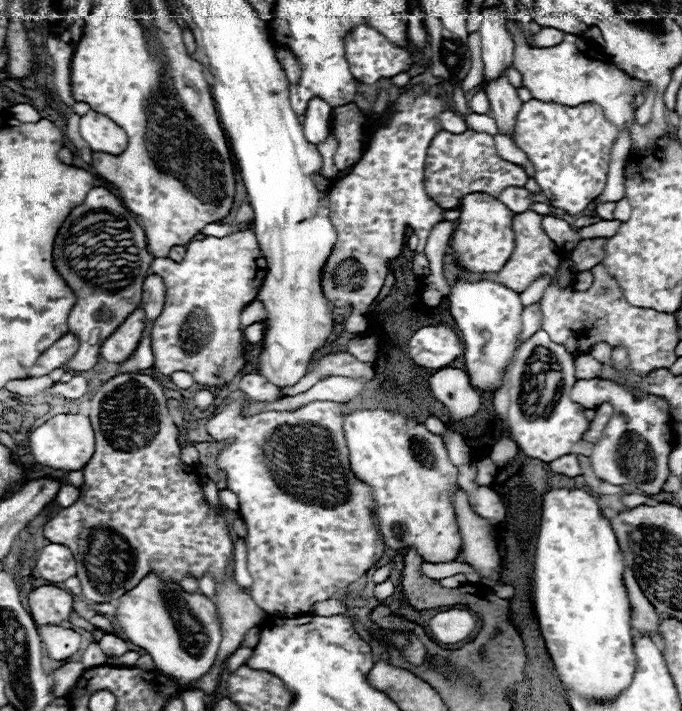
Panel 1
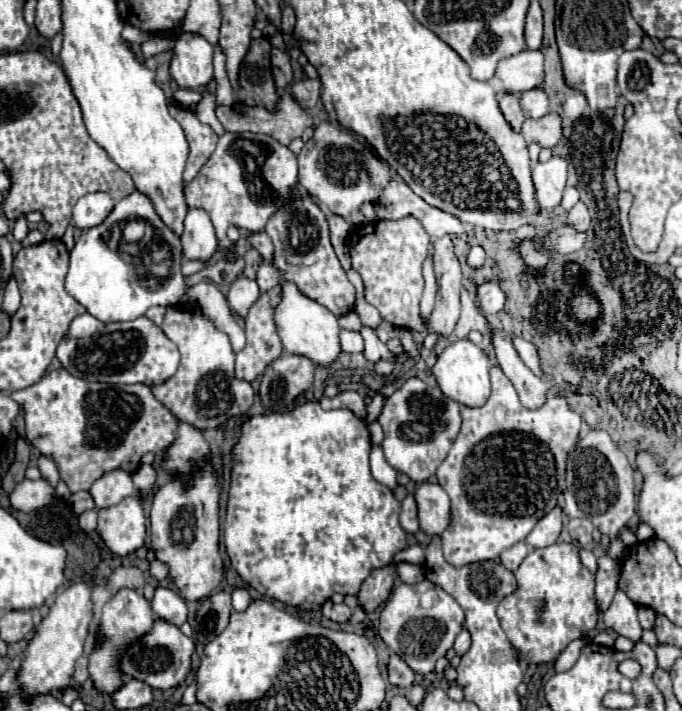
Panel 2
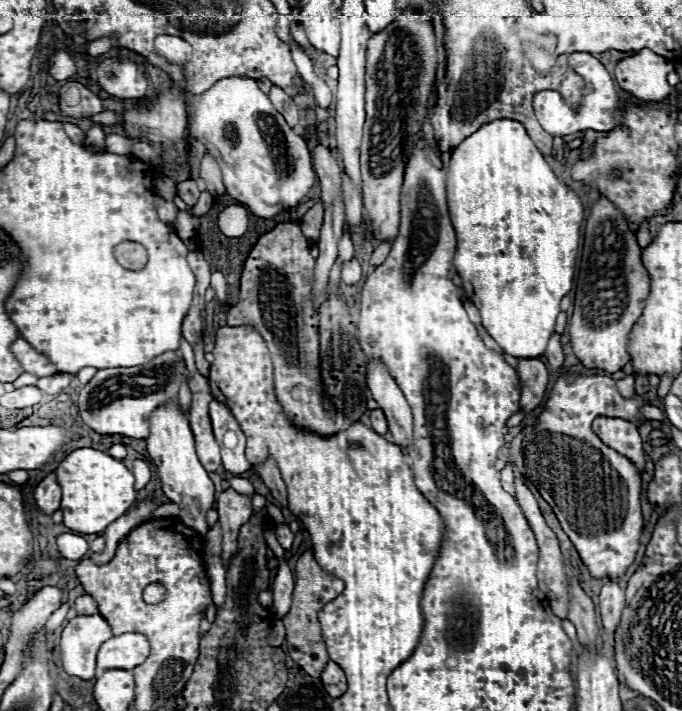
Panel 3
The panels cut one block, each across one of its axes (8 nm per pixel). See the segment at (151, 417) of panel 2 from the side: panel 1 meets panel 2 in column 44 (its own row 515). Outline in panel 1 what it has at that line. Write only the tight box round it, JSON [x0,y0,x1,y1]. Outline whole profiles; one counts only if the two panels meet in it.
[342,410,462,564]

